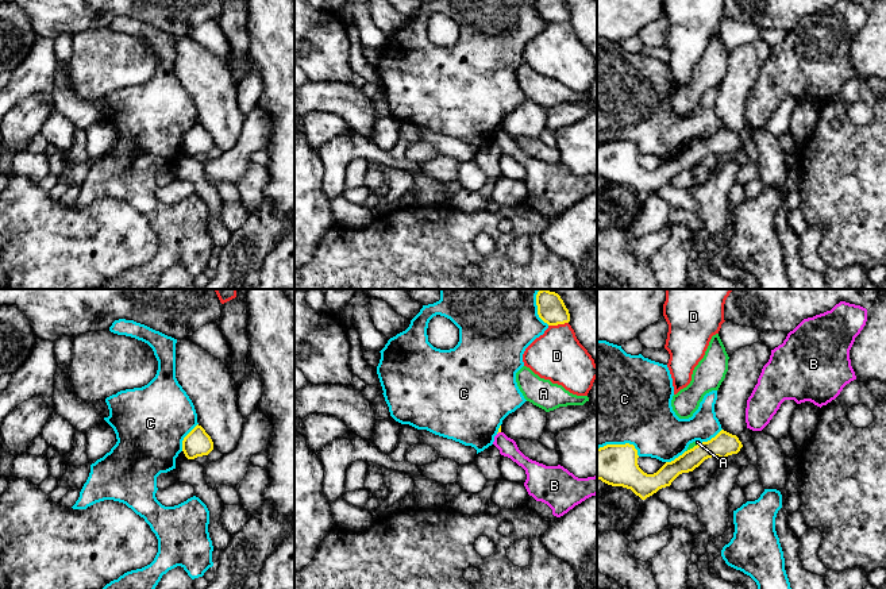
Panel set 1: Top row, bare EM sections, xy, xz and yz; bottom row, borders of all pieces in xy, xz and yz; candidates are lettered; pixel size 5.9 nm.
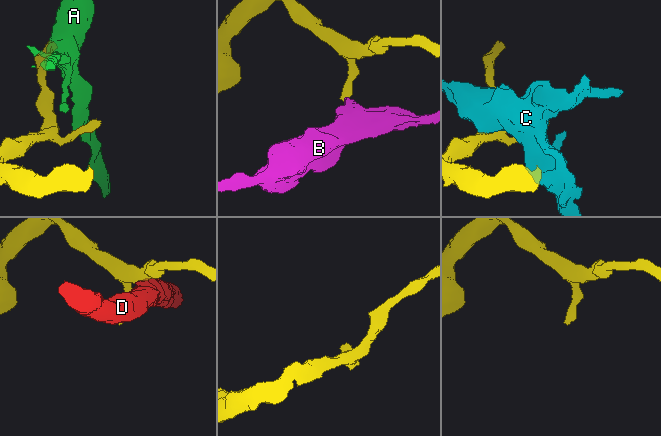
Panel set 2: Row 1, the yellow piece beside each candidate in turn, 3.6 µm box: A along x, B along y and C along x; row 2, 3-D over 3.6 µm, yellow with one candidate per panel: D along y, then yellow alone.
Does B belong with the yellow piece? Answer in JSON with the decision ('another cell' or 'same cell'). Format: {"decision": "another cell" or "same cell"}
{"decision": "another cell"}

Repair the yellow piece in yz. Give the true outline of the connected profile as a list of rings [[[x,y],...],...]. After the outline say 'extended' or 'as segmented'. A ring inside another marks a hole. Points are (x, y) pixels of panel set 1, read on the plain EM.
[[[721,127],[714,135],[702,139],[671,159],[666,159],[656,170],[647,172],[637,162],[637,147],[633,142],[606,142],[597,146],[597,177],[631,186],[642,197],[670,184],[682,170],[693,169],[705,157],[719,154],[723,158],[737,151],[743,145],[736,132]]] | as segmented

